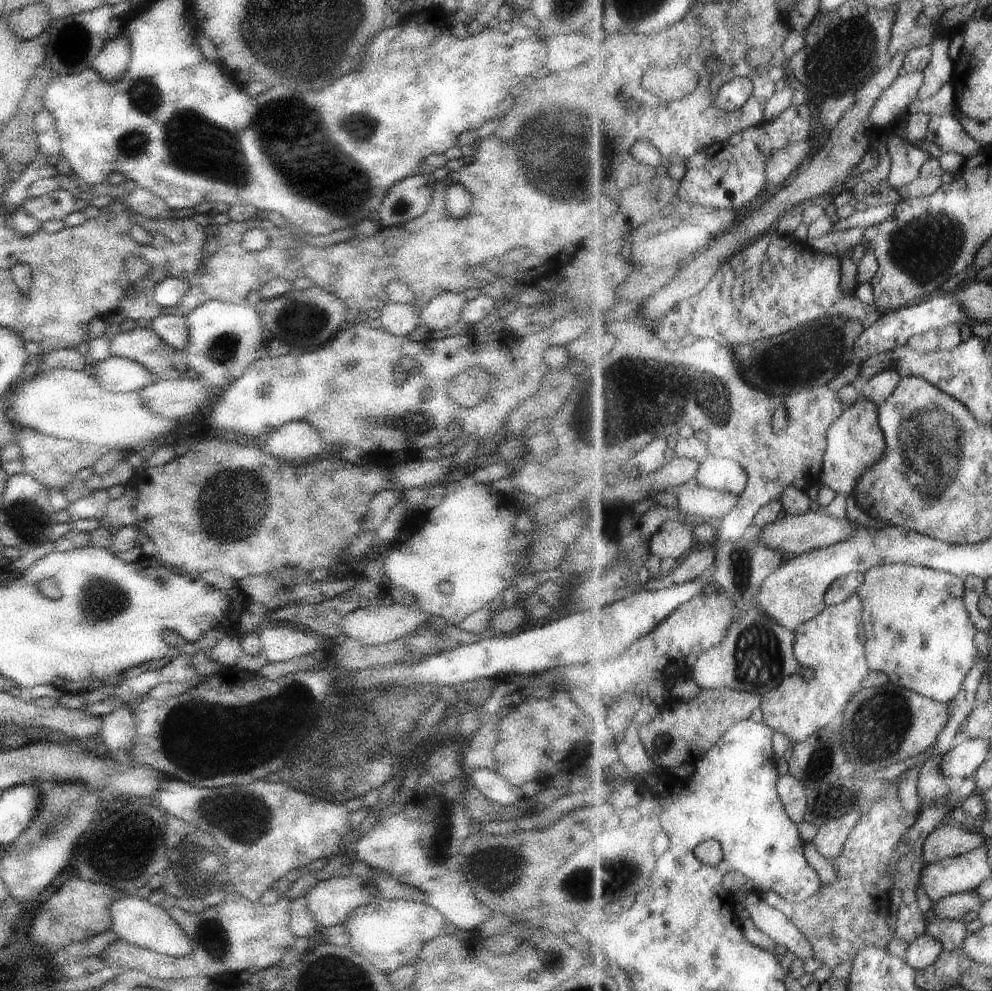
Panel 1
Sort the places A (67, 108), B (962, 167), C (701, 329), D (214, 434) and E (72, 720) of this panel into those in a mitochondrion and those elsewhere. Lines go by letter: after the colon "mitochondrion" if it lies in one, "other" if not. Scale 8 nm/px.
A: other
B: other
C: other
D: other
E: other

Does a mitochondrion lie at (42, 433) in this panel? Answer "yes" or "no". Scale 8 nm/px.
no

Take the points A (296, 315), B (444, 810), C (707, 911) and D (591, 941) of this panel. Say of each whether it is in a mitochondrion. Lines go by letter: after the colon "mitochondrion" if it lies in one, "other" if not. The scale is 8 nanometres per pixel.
A: mitochondrion
B: other
C: other
D: other

